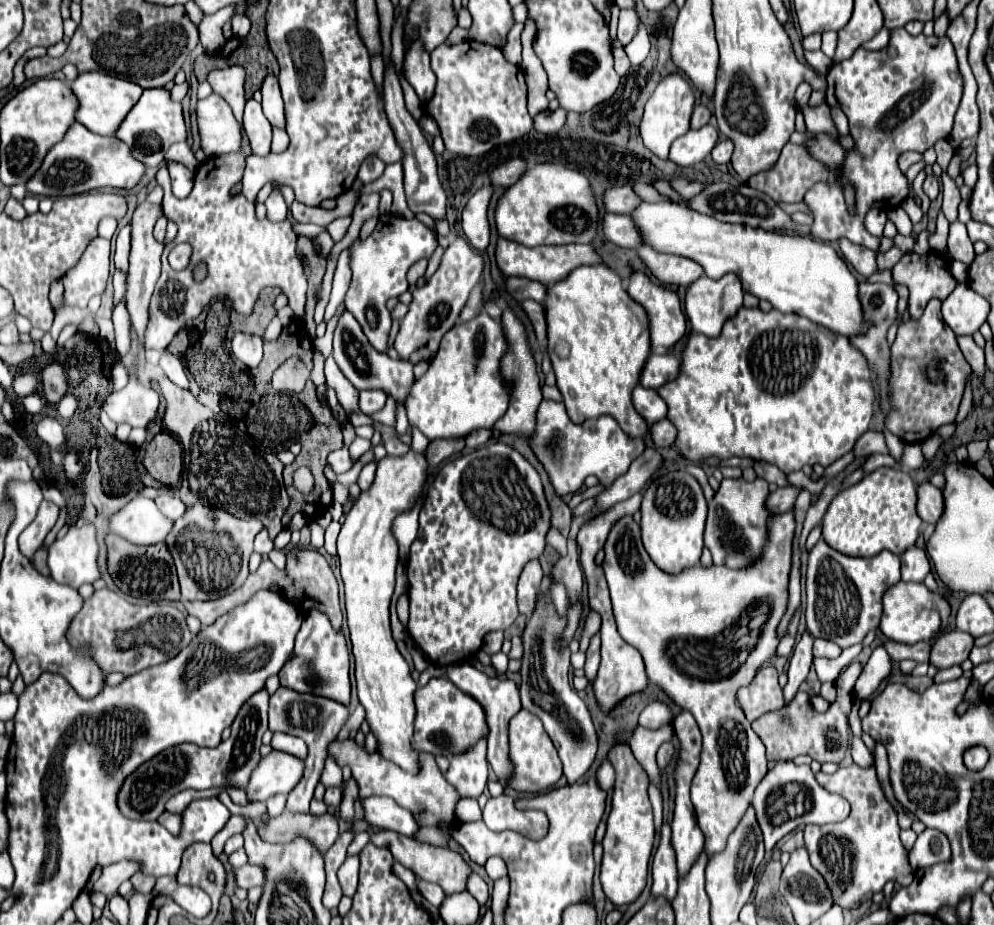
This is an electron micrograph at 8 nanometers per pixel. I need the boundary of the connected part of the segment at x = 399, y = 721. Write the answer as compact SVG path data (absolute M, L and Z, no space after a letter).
M415 452L401 458L385 456L379 460L373 484L355 500L337 540L359 702L367 712L367 722L377 736L381 754L411 772L417 772L417 750L411 746L415 716L413 692L417 684L413 682L409 666L395 646L389 626L389 602L395 588L397 566L397 542L389 528L395 516L409 510L421 494L421 488L425 486L425 472L425 456L417 456Z

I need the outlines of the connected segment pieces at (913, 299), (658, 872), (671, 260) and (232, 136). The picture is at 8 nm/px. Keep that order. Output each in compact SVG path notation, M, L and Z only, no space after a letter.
M935 250L927 256L919 256L915 252L905 254L893 268L893 280L909 288L911 318L921 316L931 298L945 300L957 286L947 260Z
M663 822L663 826L661 826L661 840L659 840L659 848L653 856L651 872L653 872L651 894L653 896L665 896L665 898L673 900L673 896L677 894L677 880L679 878L677 878L675 850L671 844L671 832L669 832L667 822Z
M645 246L637 248L637 256L643 260L643 264L649 268L649 272L661 284L687 286L689 282L703 276L701 266L695 264L693 260L689 260L689 258L653 252L653 248L645 248Z
M211 94L205 100L197 102L197 128L201 138L201 150L207 157L218 156L241 148L242 136L233 112L221 96Z

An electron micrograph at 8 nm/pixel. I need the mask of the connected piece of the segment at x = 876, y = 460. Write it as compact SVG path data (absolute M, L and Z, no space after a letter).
M873 453L867 458L861 468L865 474L868 474L881 467L894 467L895 464L895 459L889 454Z

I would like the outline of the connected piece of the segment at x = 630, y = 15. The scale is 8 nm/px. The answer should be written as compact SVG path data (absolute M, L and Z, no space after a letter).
M623 10L619 14L619 28L617 28L617 40L625 46L631 42L631 38L637 34L637 28L639 28L639 16L637 12L629 12L629 10Z

